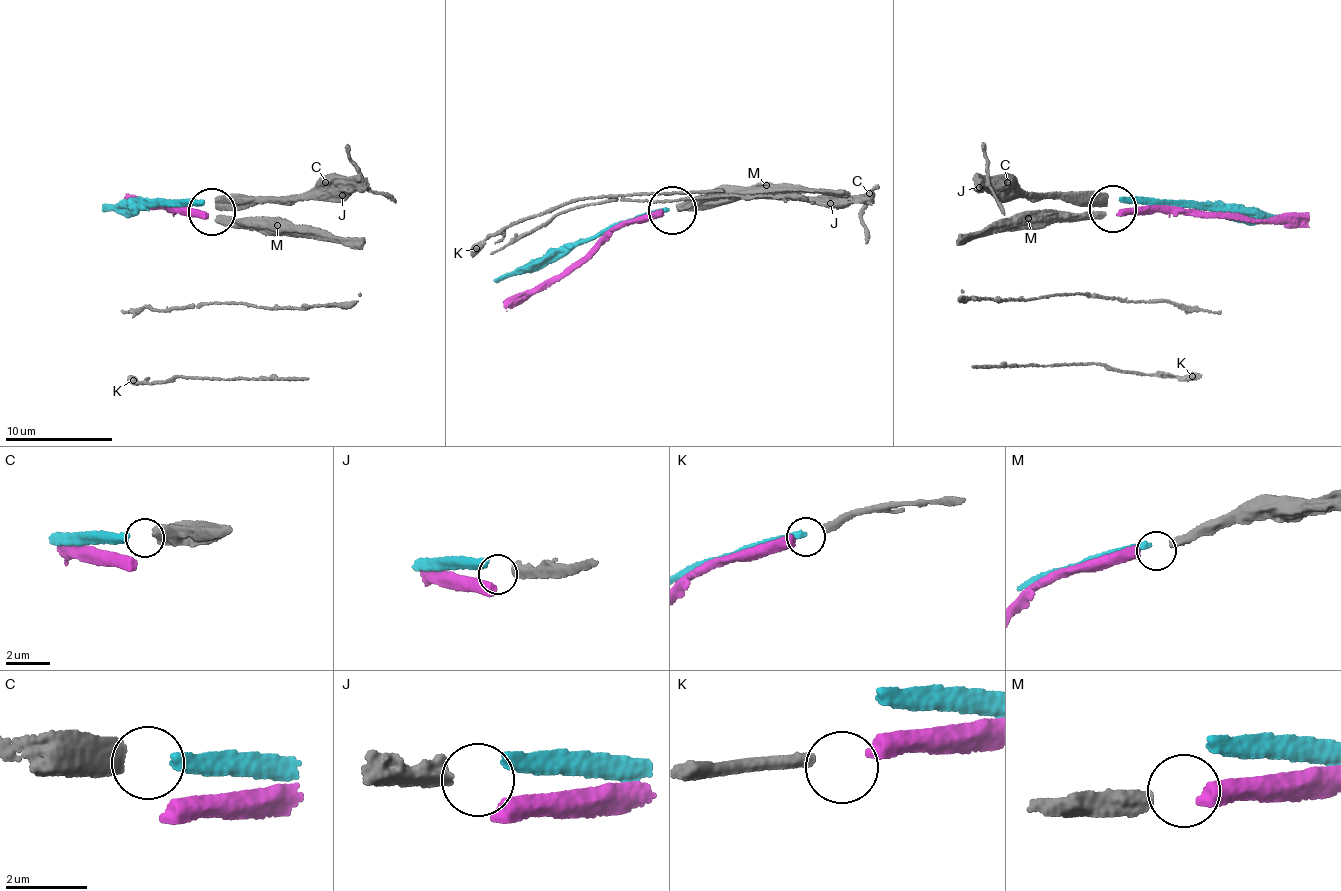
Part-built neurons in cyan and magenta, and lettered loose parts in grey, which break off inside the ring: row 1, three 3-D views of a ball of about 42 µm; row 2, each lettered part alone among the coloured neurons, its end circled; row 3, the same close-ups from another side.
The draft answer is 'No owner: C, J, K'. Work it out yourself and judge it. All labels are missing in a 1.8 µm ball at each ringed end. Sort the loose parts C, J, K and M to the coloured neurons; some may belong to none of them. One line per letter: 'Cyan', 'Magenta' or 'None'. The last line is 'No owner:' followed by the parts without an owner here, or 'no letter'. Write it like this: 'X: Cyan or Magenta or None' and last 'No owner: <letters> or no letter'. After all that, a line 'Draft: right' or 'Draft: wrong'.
C: Cyan
J: None
K: None
M: Magenta
No owner: J, K
Draft: wrong

